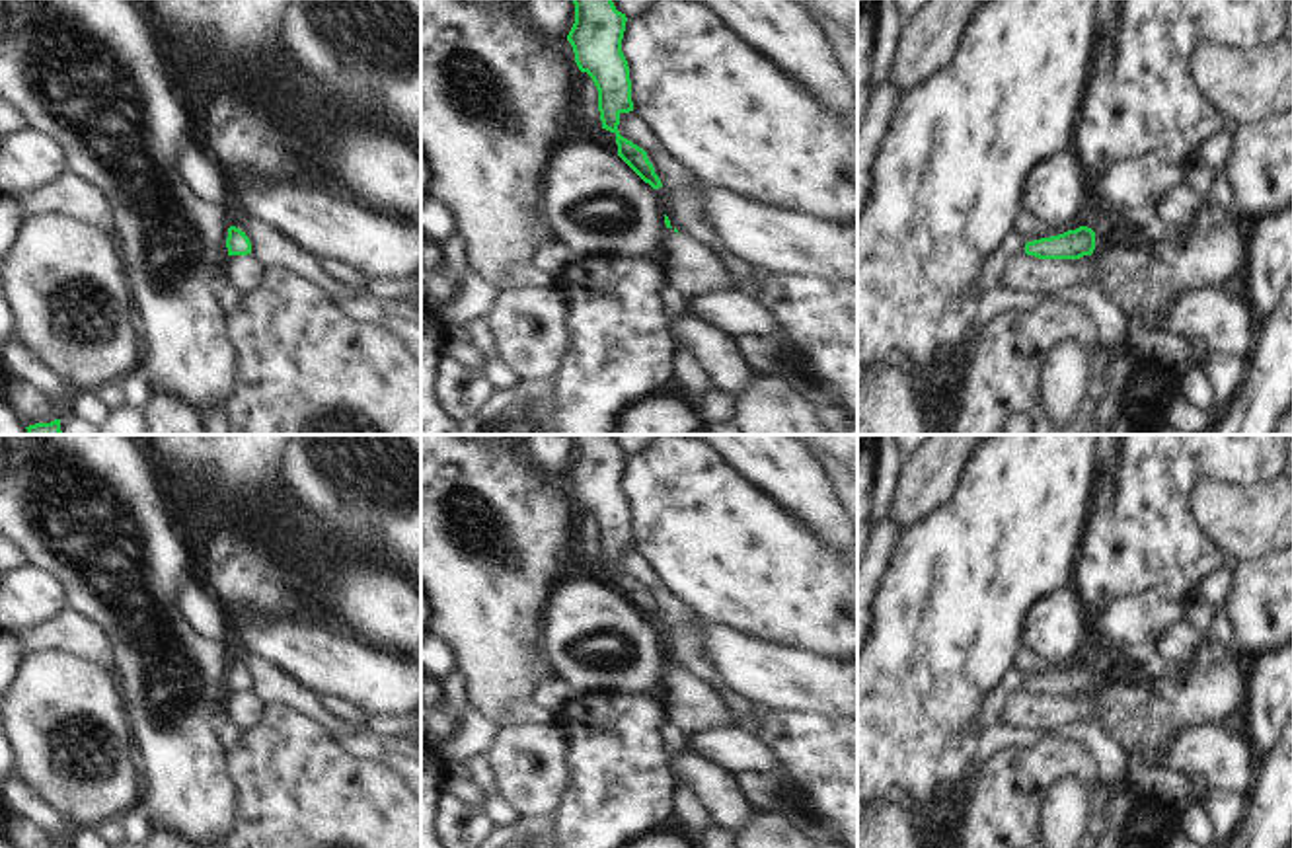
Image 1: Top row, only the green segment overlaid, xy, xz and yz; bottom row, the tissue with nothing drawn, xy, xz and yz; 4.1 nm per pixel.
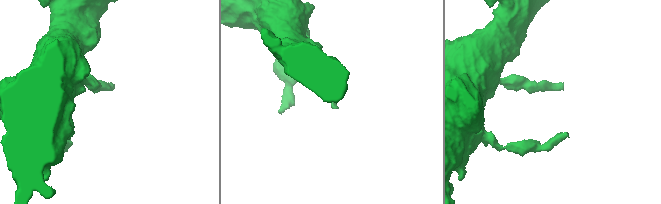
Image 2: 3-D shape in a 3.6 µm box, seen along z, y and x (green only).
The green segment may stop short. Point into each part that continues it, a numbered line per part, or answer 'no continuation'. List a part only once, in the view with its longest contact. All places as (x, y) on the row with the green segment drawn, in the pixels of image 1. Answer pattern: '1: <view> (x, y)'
1: yz (1113, 231)

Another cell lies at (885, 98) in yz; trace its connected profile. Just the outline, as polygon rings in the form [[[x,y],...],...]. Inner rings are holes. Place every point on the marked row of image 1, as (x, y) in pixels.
[[[889,80],[873,88],[863,121],[857,125],[857,218],[873,191],[873,168],[902,92]]]

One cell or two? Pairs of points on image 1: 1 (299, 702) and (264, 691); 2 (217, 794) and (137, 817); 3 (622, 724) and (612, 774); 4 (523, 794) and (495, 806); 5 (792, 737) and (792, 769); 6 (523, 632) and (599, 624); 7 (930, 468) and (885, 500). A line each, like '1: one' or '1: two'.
1: one
2: two
3: one
4: two
5: one
6: two
7: two

